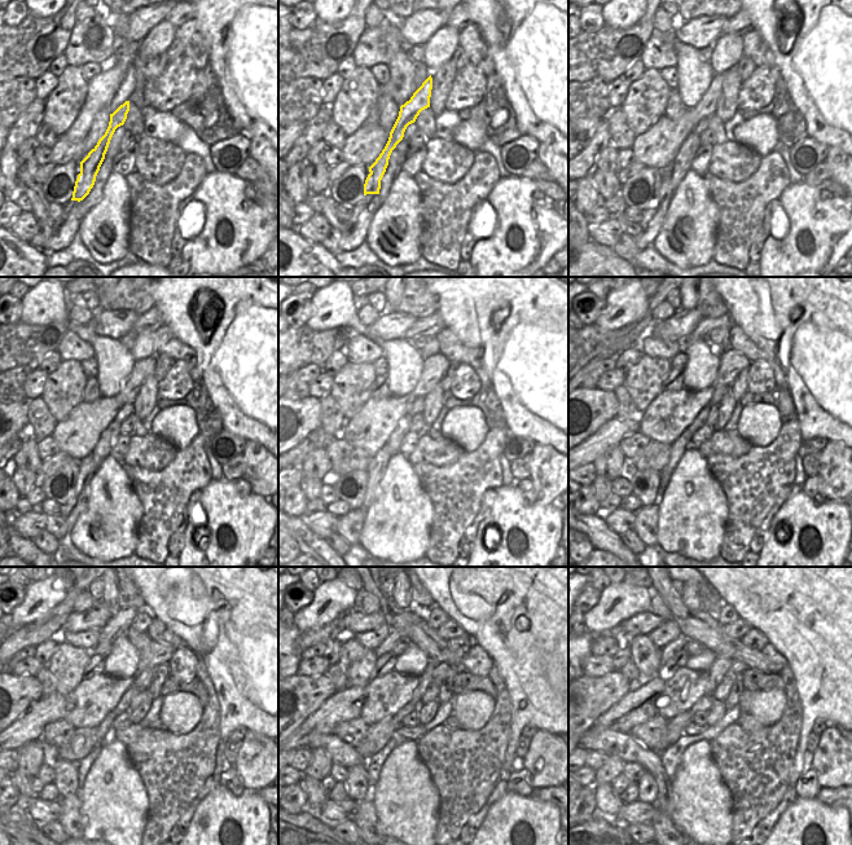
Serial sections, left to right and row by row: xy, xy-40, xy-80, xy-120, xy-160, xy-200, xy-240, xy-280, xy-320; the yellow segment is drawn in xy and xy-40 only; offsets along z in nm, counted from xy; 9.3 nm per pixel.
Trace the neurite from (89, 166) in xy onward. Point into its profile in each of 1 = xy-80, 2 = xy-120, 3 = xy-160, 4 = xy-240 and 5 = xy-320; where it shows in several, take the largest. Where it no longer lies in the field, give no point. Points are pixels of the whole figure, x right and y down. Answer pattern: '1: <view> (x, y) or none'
1: xy-80 (706, 108)
2: xy-120 (144, 368)
3: xy-160 (435, 366)
4: xy-240 (157, 654)
5: xy-320 (754, 639)

